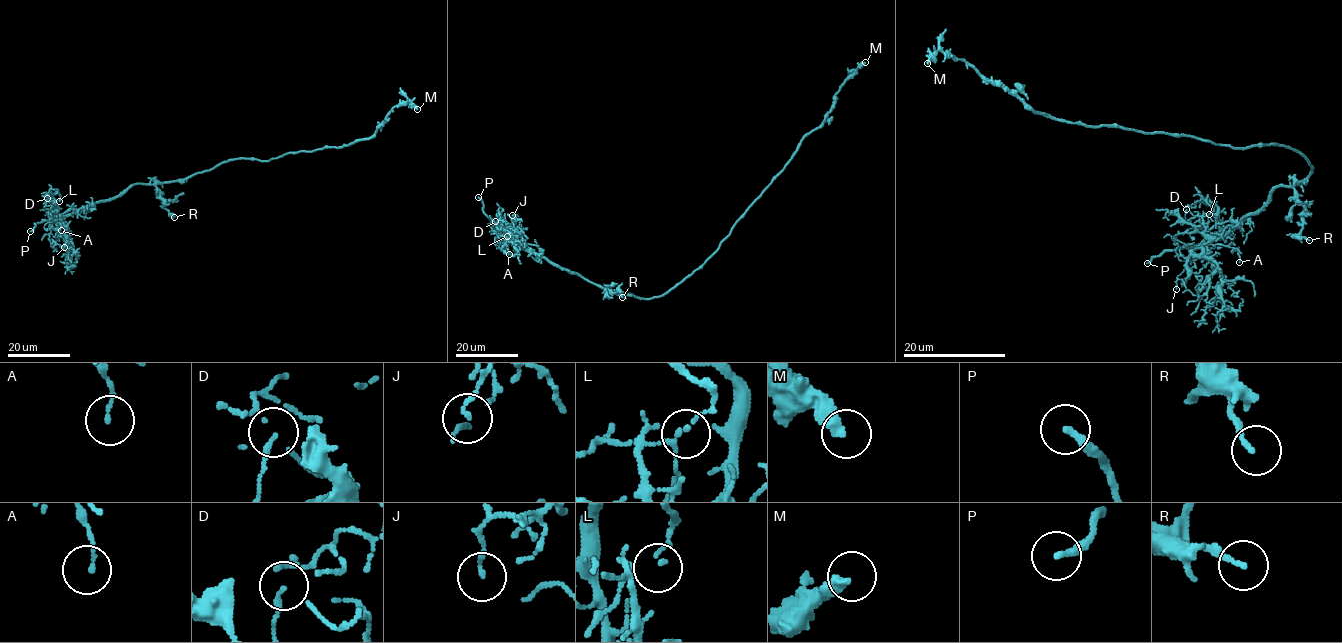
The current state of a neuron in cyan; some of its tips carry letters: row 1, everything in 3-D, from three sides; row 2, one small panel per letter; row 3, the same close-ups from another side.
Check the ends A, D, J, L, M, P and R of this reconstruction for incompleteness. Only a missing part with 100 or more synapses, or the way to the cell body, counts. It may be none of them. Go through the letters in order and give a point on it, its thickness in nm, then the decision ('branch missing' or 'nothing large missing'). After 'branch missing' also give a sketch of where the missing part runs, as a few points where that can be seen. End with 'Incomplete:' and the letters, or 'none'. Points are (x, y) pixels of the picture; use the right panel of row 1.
A: place (1239, 262); calibre 120 nm; nothing large missing
D: place (1186, 209); calibre 150 nm; nothing large missing
J: place (1176, 289); calibre 120 nm; nothing large missing
L: place (1209, 214); calibre 70 nm; nothing large missing
M: place (927, 63); calibre 320 nm; nothing large missing
P: place (1147, 263); calibre 240 nm; branch missing; course (1147, 263), (1149, 268), (1159, 272), (1234, 272), (1277, 281), (1286, 281), (1294, 274)
R: place (1309, 240); calibre 150 nm; nothing large missing
Incomplete: P

